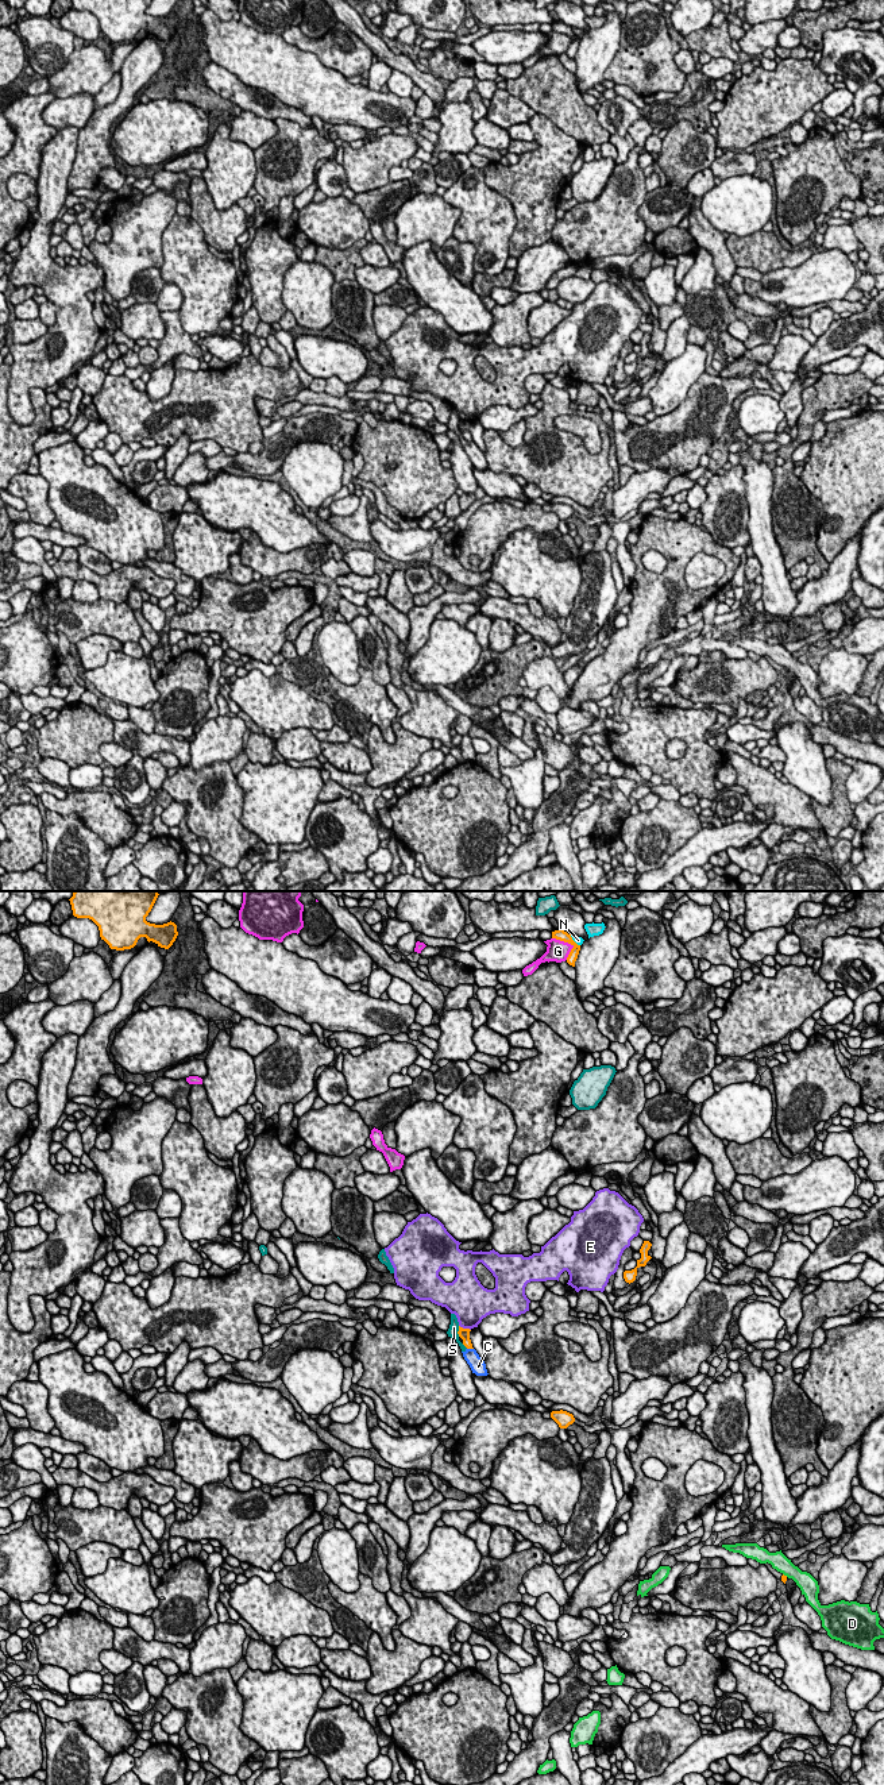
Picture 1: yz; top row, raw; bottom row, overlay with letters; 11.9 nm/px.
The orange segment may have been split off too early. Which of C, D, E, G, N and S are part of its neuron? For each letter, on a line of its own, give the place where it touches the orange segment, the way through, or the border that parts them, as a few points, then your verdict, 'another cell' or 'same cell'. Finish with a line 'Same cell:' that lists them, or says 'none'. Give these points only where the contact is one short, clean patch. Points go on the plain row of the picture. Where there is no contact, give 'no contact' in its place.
C: yz (470, 440) | another cell
D: yz (786, 669) | along yz (783, 666), (787, 669) | another cell
E: yz (464, 421) | another cell
G: yz (568, 35) | another cell
N: yz (572, 33) | another cell
S: yz (458, 424) | another cell
Same cell: none

